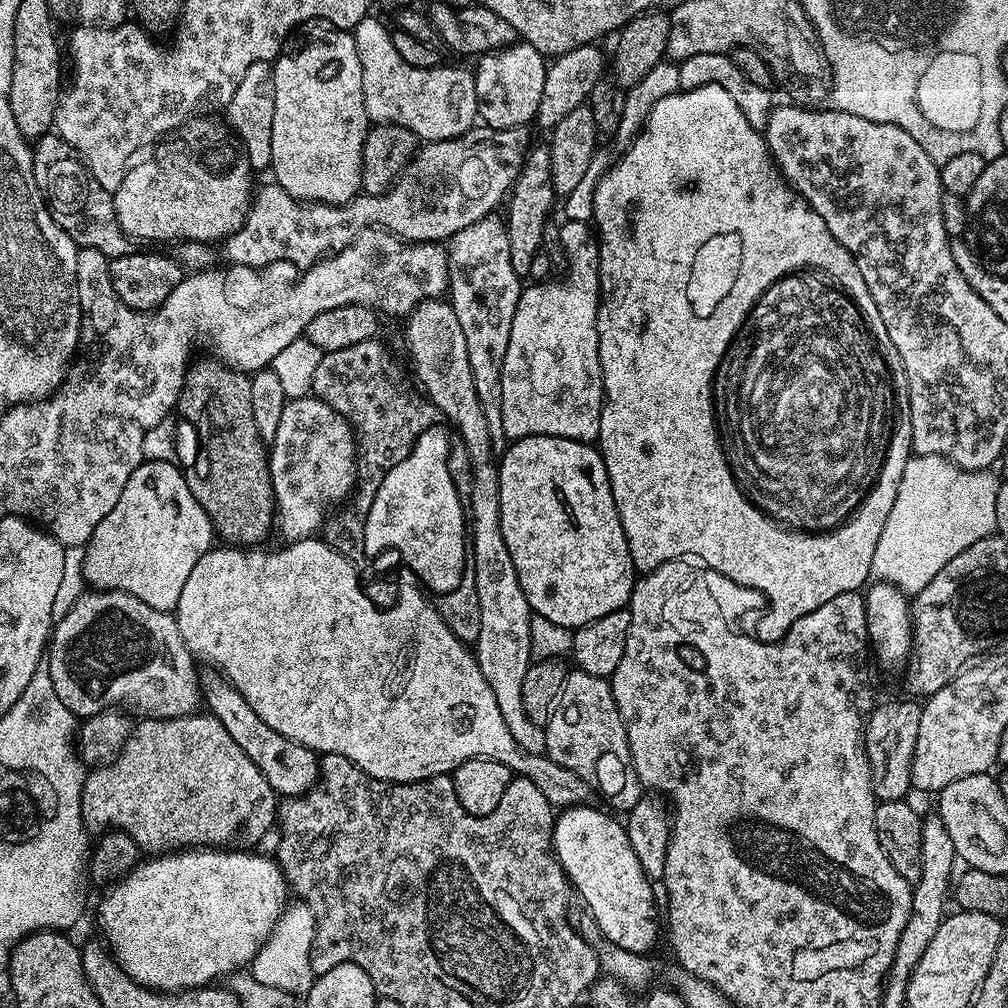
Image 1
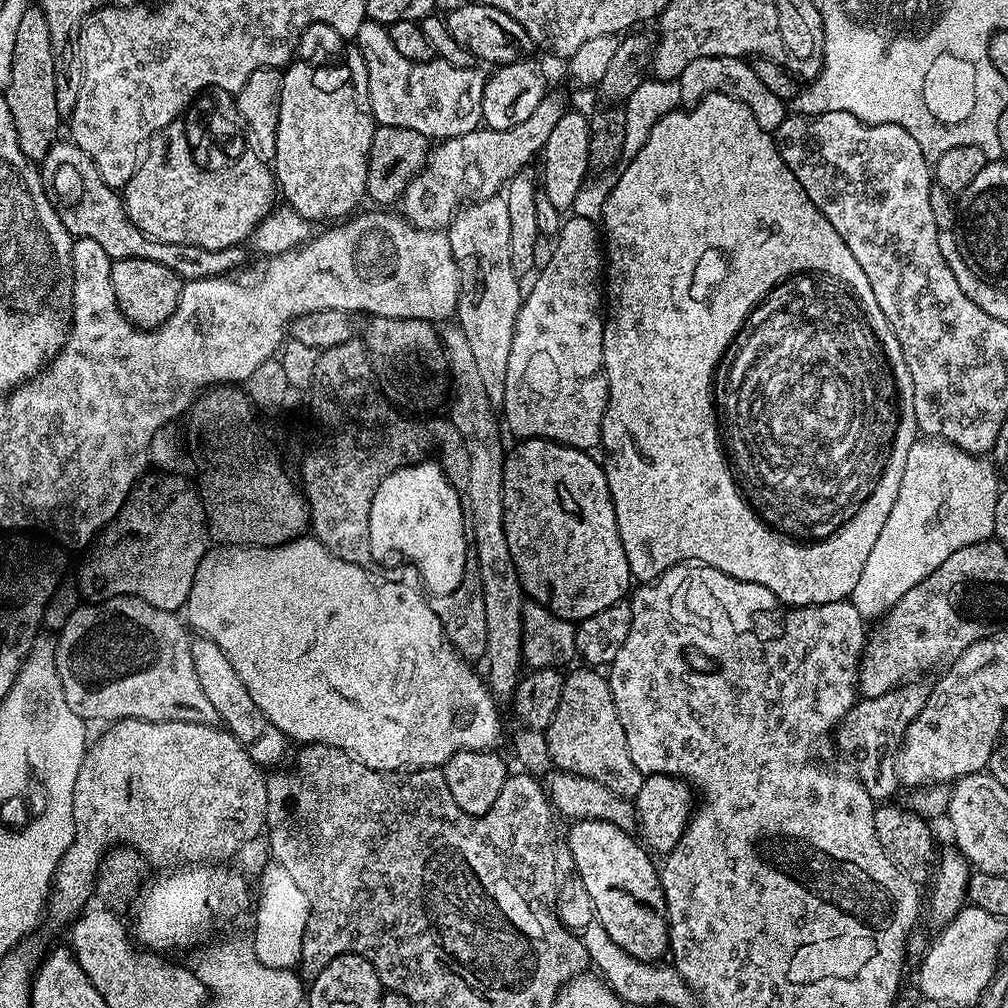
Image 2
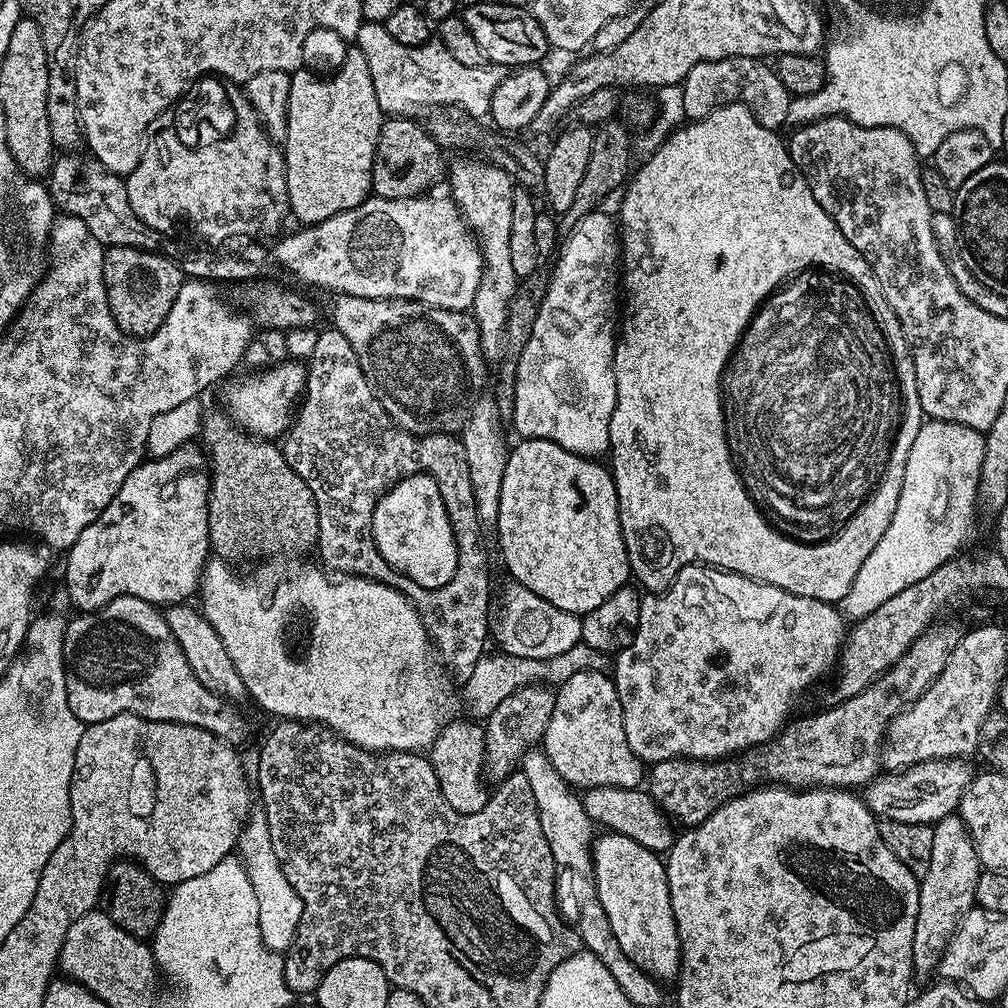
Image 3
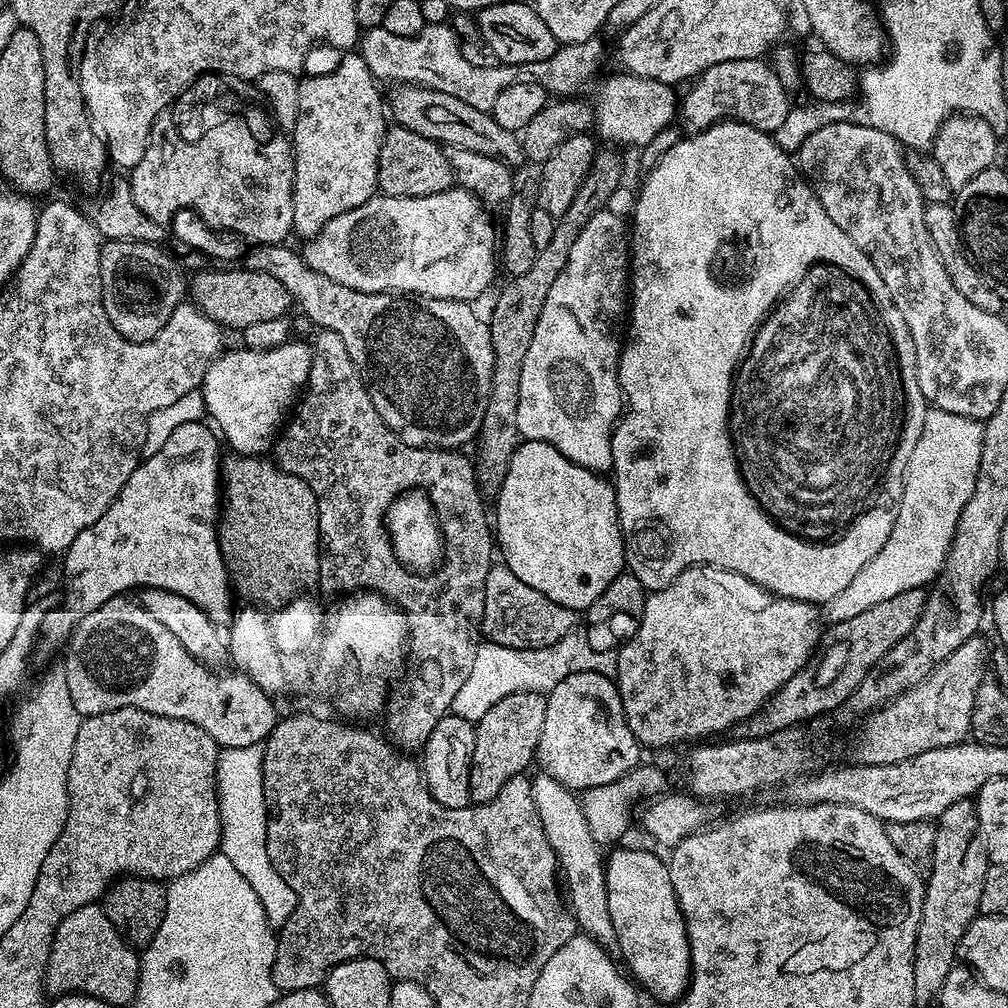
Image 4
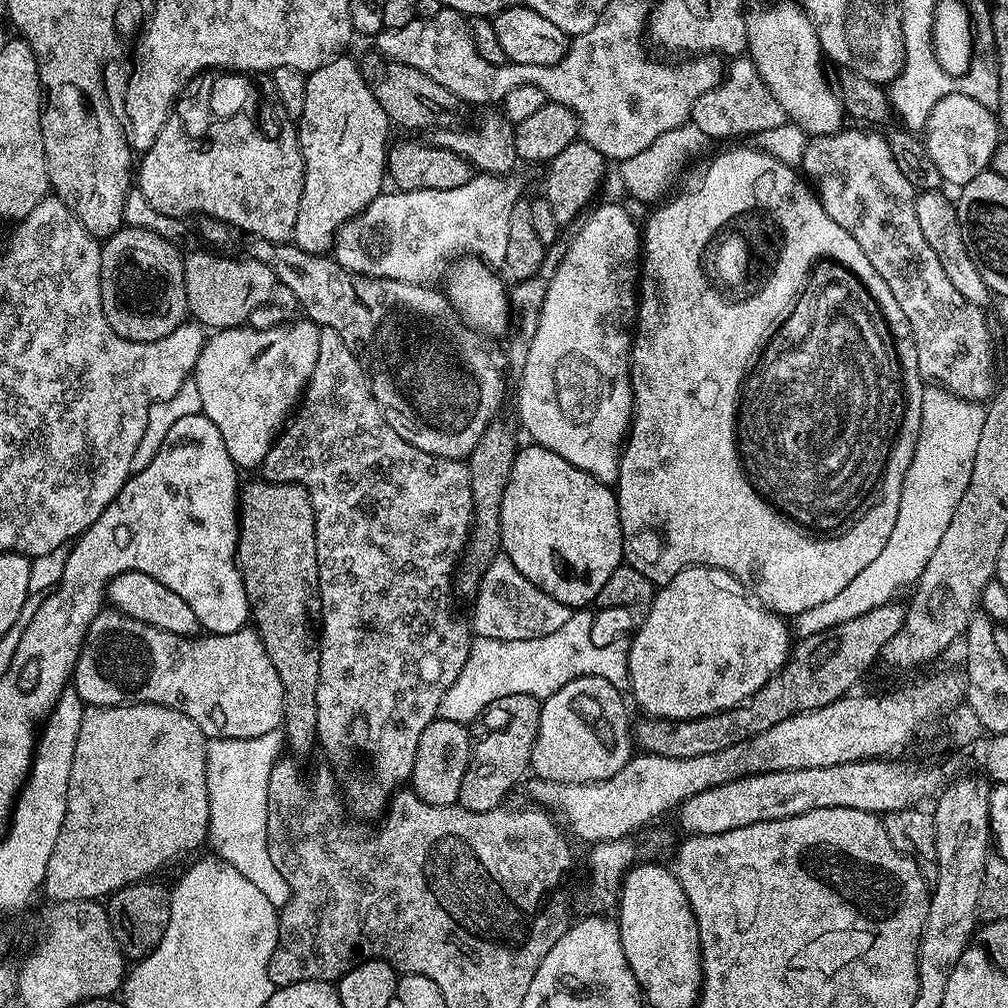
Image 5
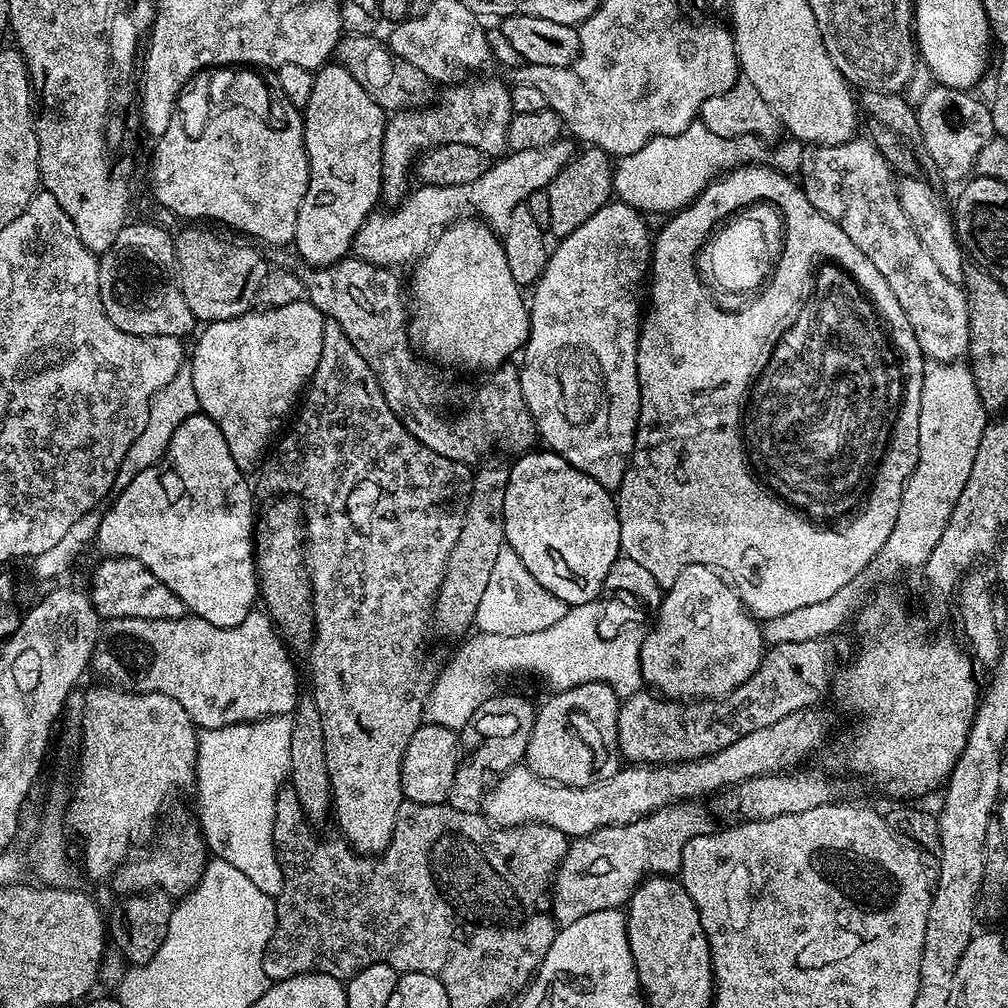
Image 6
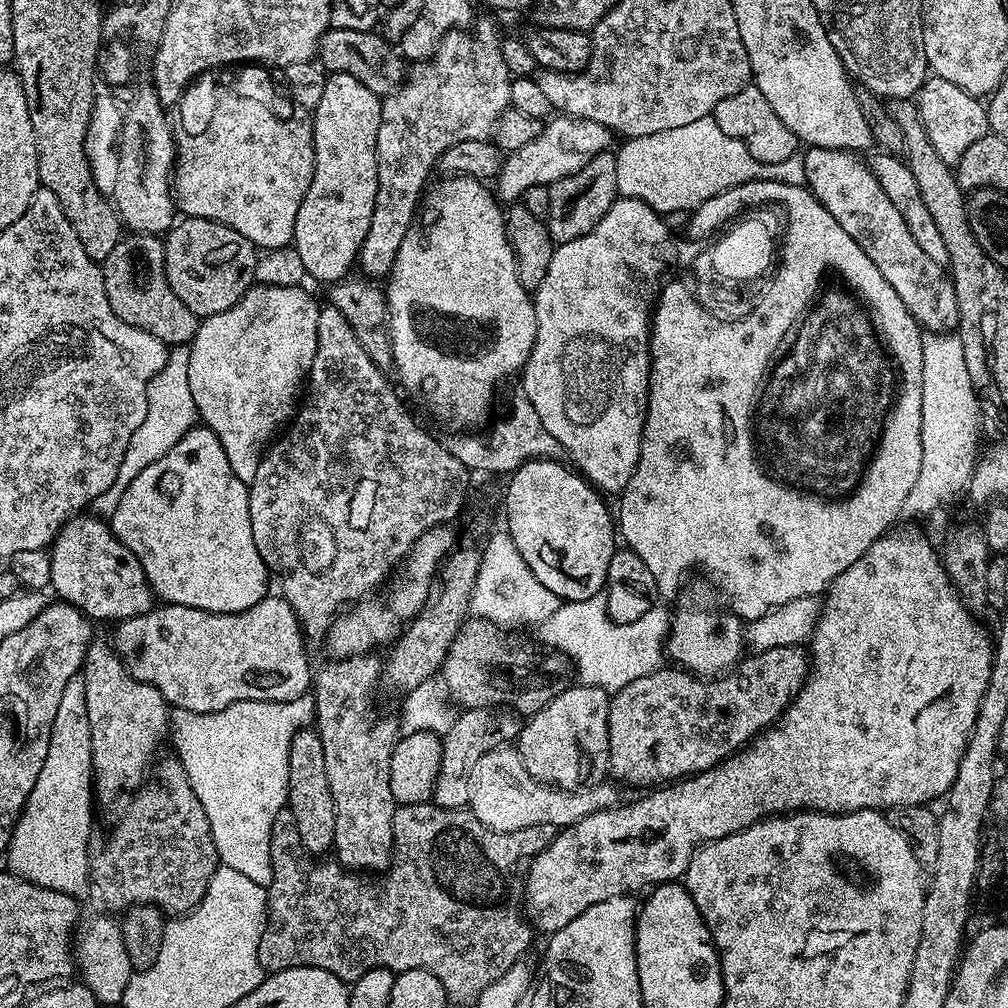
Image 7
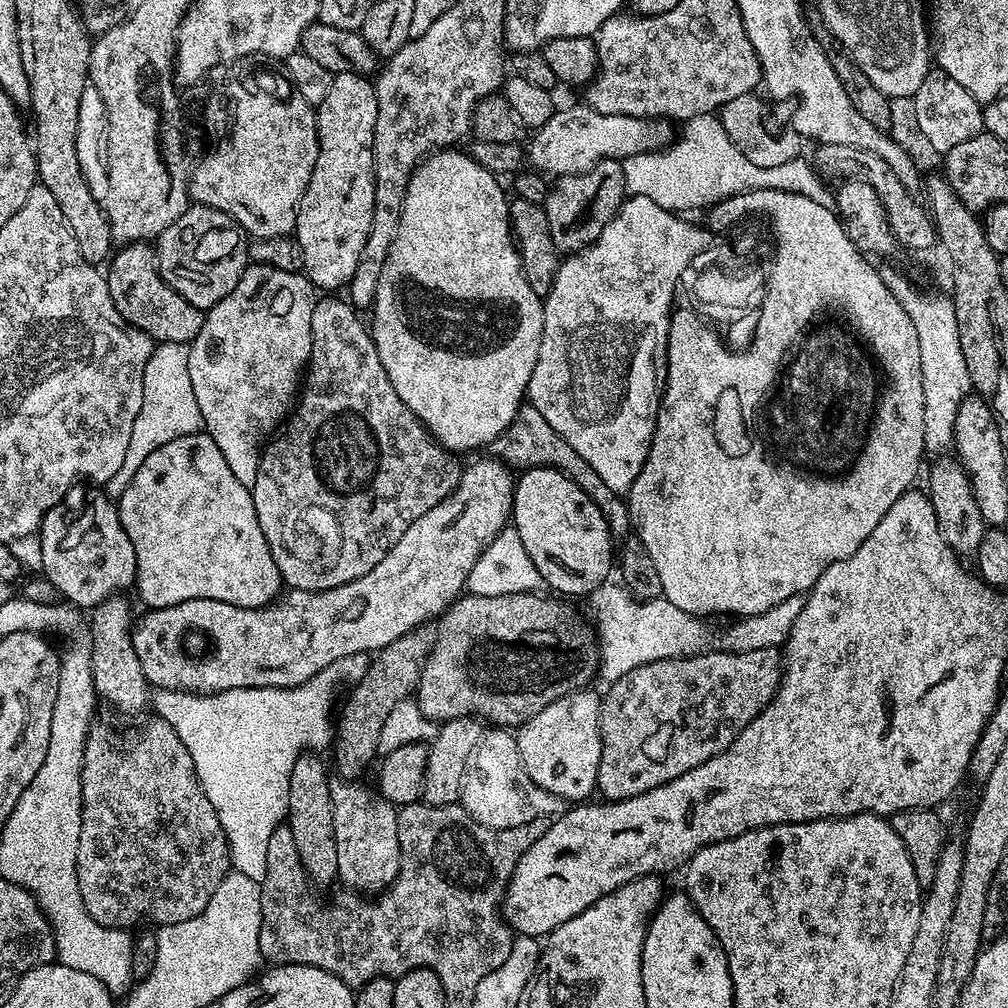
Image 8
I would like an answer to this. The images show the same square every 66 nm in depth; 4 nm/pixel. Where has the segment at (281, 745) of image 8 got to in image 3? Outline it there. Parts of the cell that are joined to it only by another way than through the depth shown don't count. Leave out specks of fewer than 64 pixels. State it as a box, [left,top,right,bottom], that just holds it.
[238,810,302,954]

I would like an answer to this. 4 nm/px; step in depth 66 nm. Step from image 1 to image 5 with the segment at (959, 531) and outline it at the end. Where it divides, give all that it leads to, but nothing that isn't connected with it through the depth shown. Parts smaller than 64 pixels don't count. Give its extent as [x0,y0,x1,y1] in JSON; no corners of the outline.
[794,386,985,637]

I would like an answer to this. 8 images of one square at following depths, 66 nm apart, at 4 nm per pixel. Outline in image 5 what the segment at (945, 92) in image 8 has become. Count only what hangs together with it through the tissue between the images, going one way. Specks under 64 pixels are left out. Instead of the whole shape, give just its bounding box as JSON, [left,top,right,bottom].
[922,90,1002,190]

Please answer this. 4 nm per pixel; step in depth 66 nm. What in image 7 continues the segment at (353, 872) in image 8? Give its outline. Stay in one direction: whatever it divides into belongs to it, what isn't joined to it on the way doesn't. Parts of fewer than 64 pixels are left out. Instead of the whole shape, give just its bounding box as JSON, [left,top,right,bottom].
[314,654,398,874]

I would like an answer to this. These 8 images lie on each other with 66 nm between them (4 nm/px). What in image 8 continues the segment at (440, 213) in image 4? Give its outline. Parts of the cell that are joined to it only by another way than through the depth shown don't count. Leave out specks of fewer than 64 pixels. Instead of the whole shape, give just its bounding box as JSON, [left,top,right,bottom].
[526,102,674,178]

